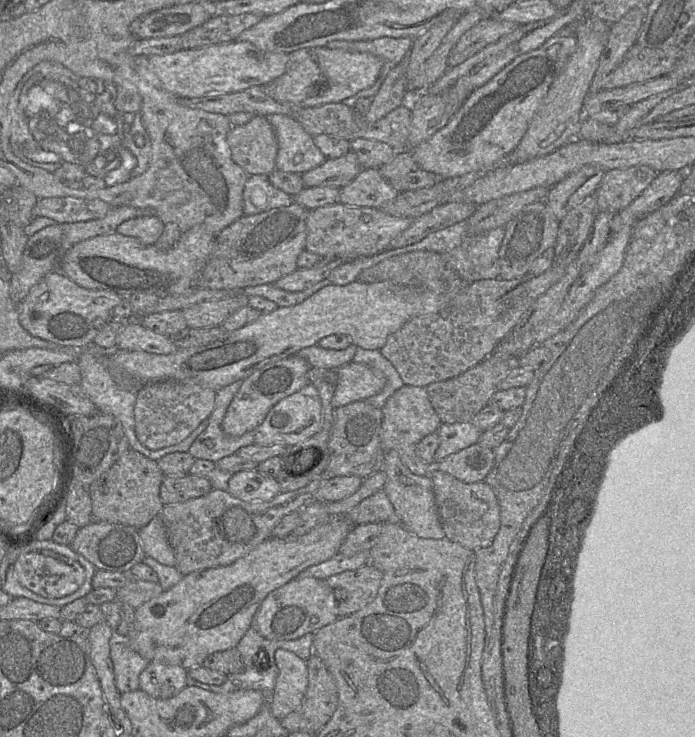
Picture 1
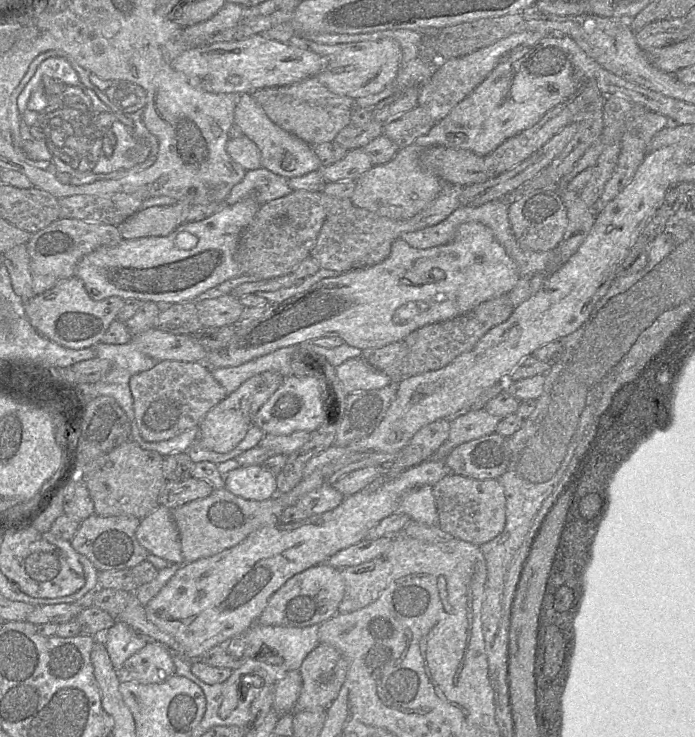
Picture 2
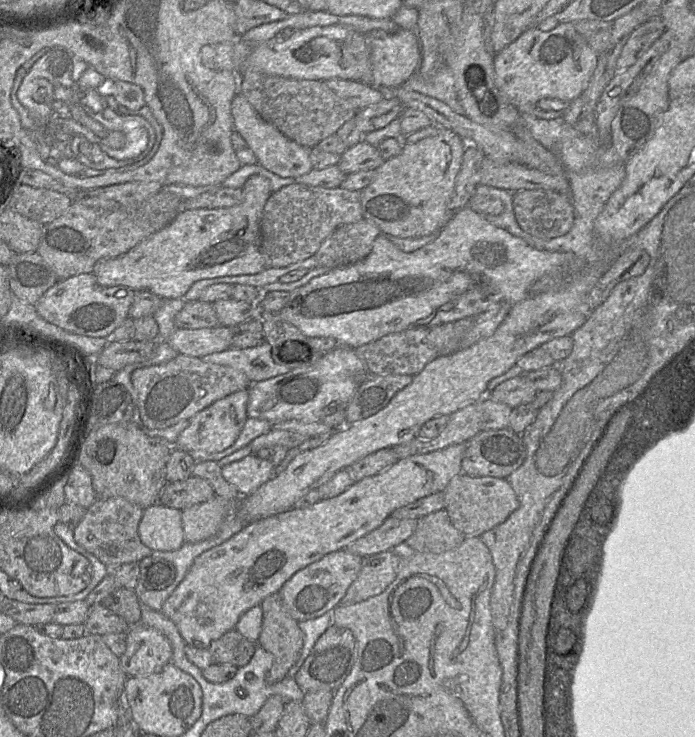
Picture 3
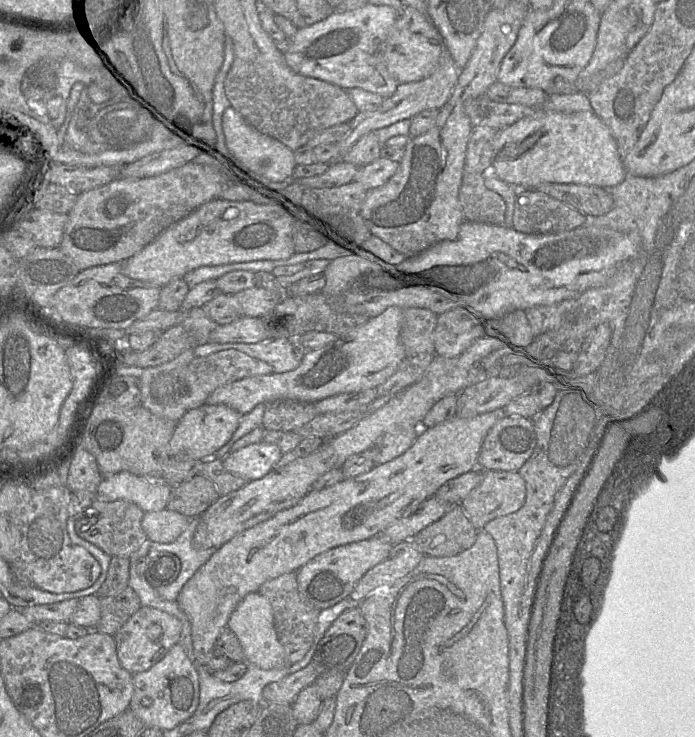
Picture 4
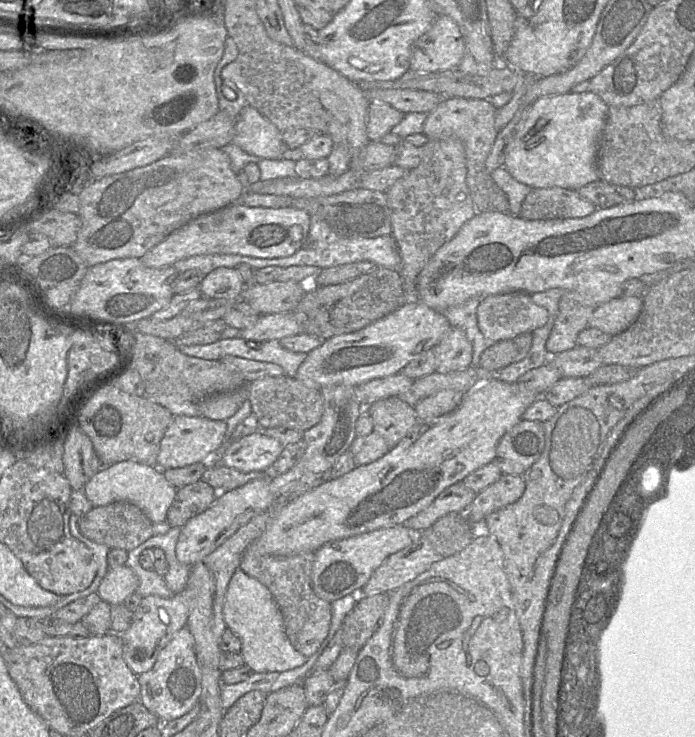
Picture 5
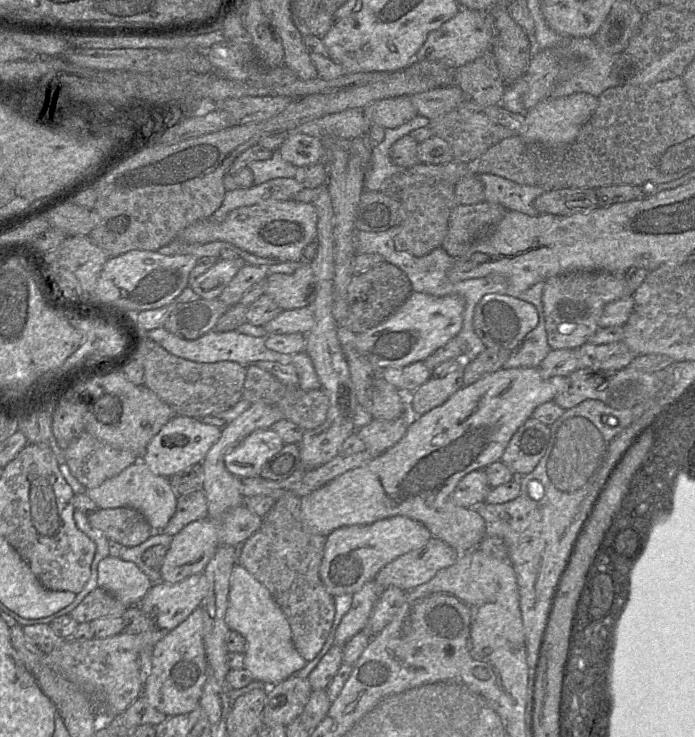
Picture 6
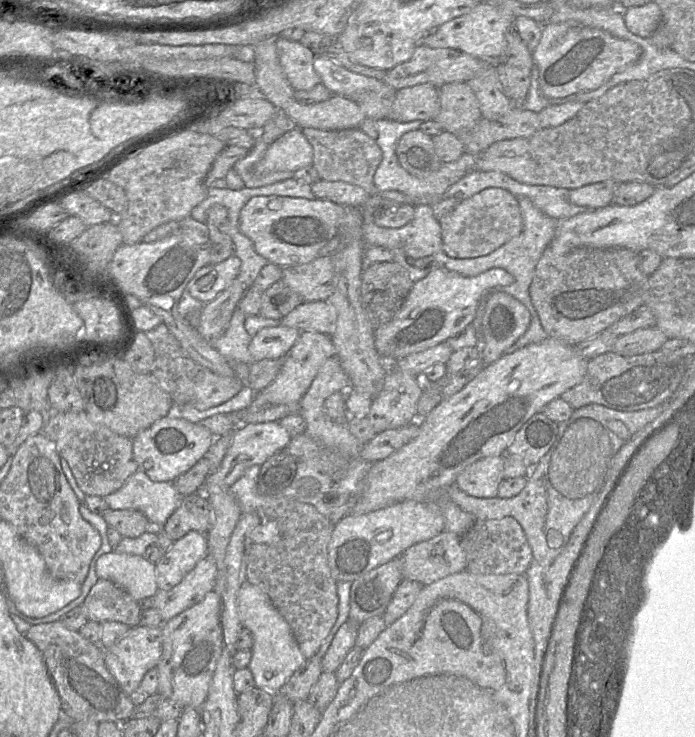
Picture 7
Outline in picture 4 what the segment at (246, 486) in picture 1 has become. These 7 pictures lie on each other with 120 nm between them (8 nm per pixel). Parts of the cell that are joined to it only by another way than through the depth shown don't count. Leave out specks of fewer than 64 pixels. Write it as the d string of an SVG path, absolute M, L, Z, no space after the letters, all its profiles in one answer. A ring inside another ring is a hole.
M260 442L227 454L222 463L228 472L252 481L275 469L282 455L277 445Z

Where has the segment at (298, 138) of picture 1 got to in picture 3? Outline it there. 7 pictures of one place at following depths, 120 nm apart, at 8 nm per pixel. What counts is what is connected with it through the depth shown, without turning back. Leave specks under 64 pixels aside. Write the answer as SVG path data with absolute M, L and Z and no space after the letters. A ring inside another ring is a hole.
M238 93L232 101L232 116L234 129L246 141L262 167L283 178L297 178L313 170L308 148L291 140L265 121L242 93Z

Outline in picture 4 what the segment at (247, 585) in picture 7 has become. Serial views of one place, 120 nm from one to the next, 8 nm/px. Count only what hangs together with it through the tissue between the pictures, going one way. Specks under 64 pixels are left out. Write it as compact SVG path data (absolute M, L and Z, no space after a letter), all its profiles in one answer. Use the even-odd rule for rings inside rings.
M251 592L244 597L231 613L227 628L238 638L248 664L254 664L264 670L289 665L286 651L277 637L272 606L260 592Z

